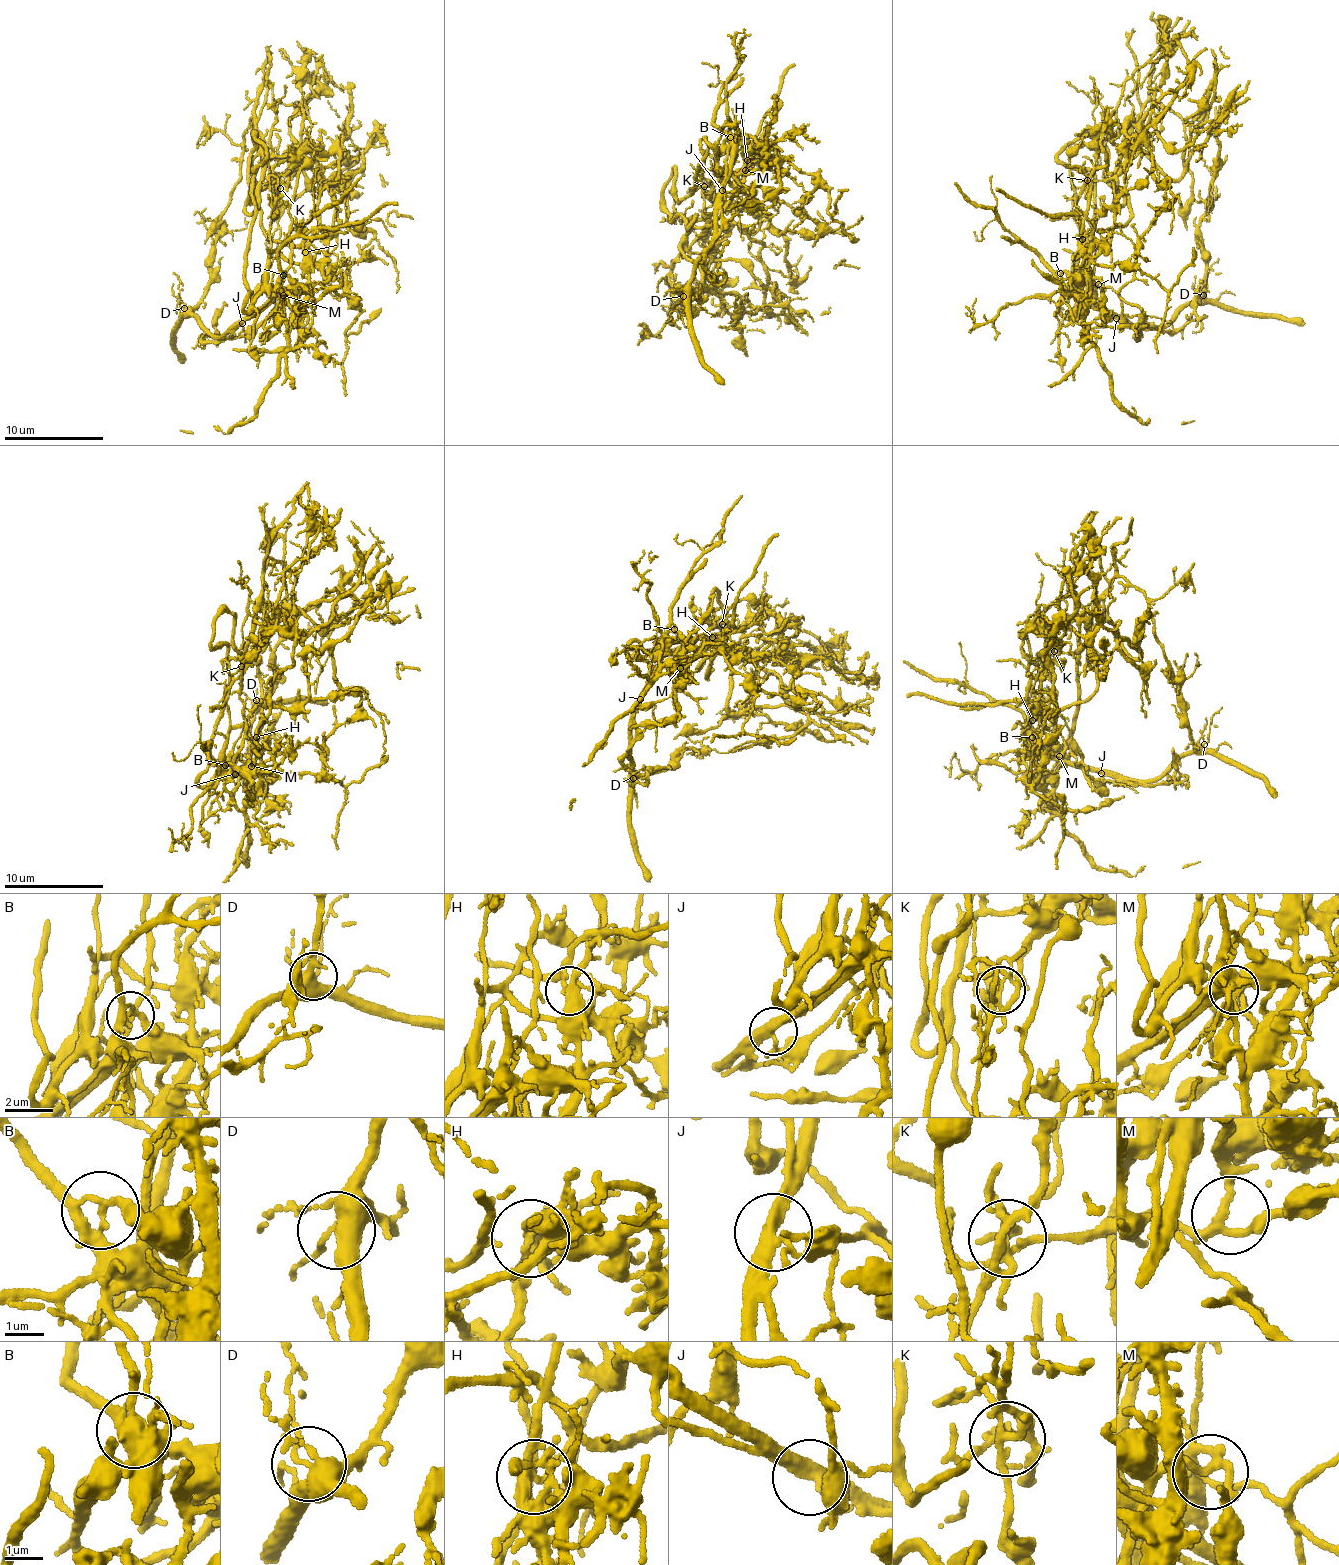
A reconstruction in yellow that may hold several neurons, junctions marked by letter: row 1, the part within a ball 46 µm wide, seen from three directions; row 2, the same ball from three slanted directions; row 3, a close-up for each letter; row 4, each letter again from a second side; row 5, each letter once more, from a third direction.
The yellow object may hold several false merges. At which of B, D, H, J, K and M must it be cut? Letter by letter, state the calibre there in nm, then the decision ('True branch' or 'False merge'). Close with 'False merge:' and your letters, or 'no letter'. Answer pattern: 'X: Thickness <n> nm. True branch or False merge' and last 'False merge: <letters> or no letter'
B: Thickness 200 nm. False merge
D: Thickness 320 nm. True branch
H: Thickness 280 nm. False merge
J: Thickness 320 nm. False merge
K: Thickness 180 nm. False merge
M: Thickness 190 nm. True branch
False merge: B, H, J, K

